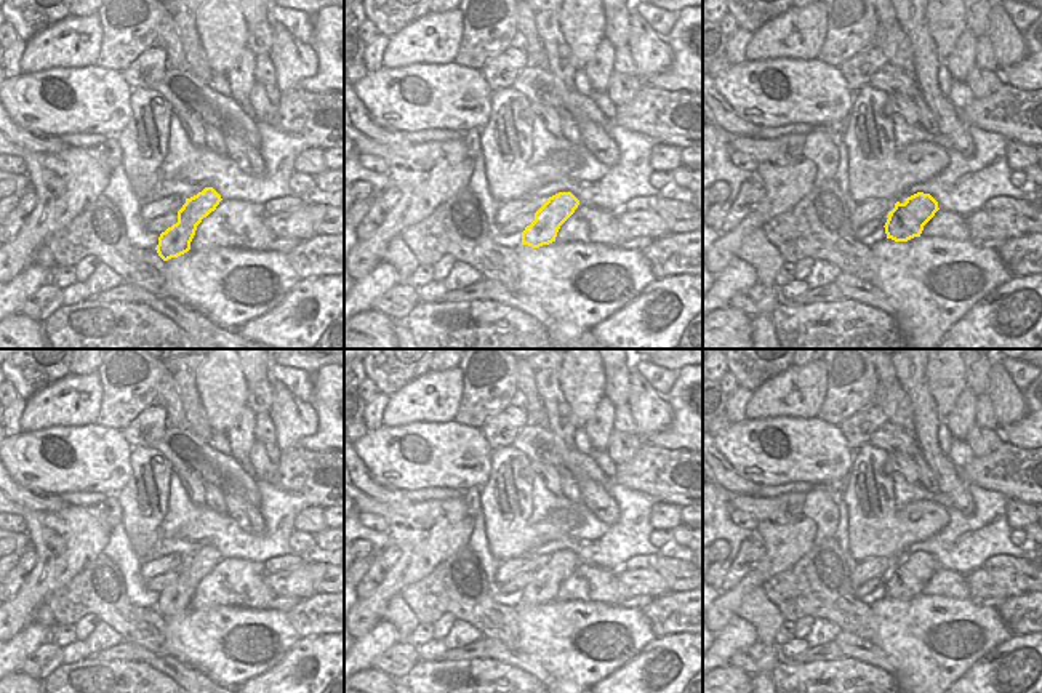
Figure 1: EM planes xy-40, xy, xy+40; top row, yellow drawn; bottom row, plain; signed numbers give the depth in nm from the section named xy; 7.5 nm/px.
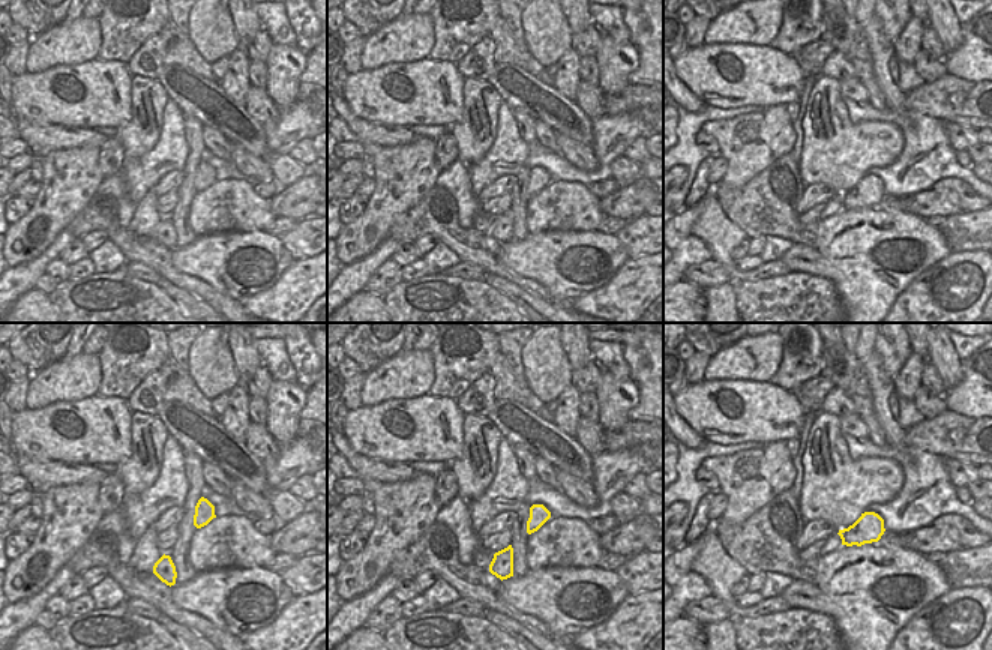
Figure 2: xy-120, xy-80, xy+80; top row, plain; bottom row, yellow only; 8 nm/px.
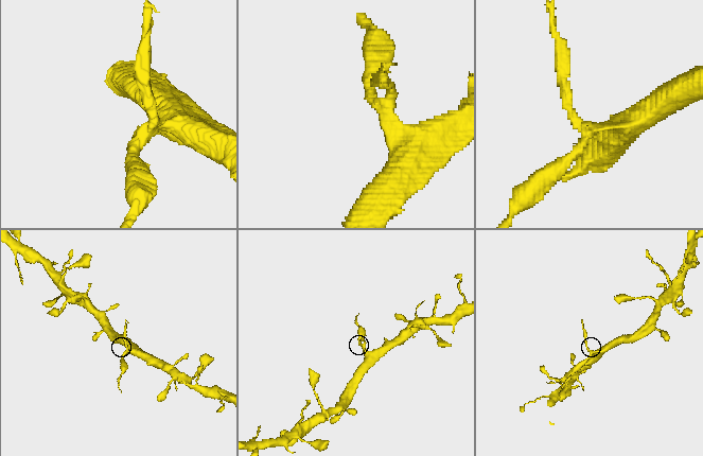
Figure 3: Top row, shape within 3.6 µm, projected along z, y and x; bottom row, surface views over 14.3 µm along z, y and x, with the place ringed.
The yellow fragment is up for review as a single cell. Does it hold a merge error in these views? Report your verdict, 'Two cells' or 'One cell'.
Two cells

